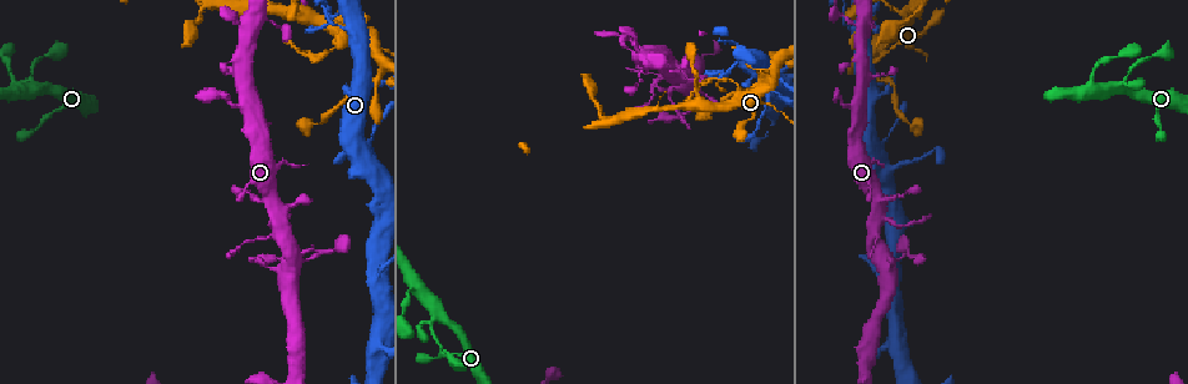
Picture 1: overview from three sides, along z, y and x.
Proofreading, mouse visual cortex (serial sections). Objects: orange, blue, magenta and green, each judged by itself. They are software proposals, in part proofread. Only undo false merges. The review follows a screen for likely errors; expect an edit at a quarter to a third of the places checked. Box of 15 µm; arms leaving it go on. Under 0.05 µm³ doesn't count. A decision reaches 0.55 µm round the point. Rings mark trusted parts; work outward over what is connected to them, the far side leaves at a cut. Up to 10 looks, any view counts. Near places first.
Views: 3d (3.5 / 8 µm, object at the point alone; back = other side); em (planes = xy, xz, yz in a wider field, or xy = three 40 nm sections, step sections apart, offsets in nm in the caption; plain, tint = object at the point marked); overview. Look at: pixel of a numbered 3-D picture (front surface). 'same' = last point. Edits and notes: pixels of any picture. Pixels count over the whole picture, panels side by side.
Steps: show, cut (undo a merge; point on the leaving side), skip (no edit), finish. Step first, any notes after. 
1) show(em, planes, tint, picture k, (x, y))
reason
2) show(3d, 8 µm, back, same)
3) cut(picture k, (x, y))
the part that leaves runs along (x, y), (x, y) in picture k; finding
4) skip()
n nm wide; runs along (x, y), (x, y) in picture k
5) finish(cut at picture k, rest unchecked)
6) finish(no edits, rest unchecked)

show(3d, 8 µm, picture 1, (330, 12))
a narrow waist

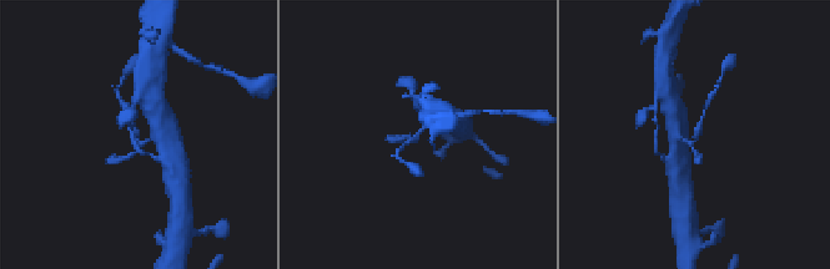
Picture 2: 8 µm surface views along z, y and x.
show(em, xy, step 3, tint, picture 2, (137, 133))

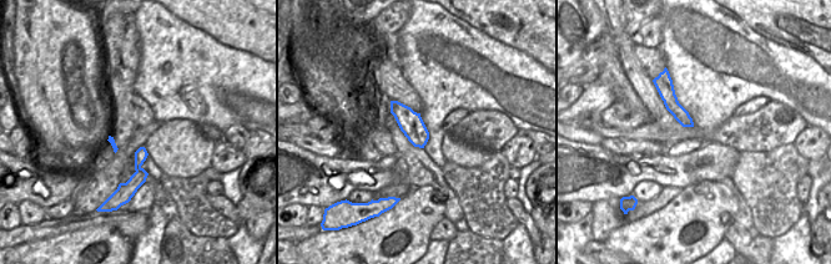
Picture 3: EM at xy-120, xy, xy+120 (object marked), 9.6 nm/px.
skip()
all the same cell

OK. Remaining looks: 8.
show(3d, 3.5 µm, back, picture 1, (378, 79))
calibre changes

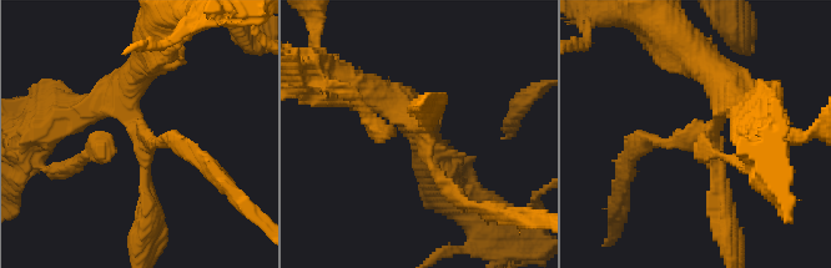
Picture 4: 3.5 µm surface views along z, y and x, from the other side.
show(em, xy, step 3, tint, picture 4, (418, 128))
3 arms; arms of 150, 200, 400 nm

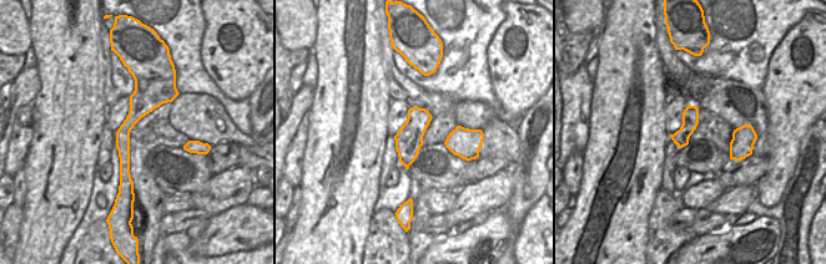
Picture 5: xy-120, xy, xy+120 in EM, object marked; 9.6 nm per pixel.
skip()
runs along (171, 95), (125, 128), (122, 183) in picture 5; one cell here

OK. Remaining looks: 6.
show(3d, 8 µm, picture 1, (714, 100))
narrows sharply

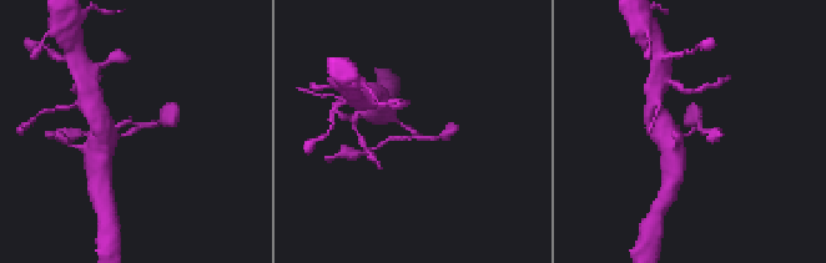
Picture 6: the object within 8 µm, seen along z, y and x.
show(3d, 3.5 µm, picture 6, (418, 133))

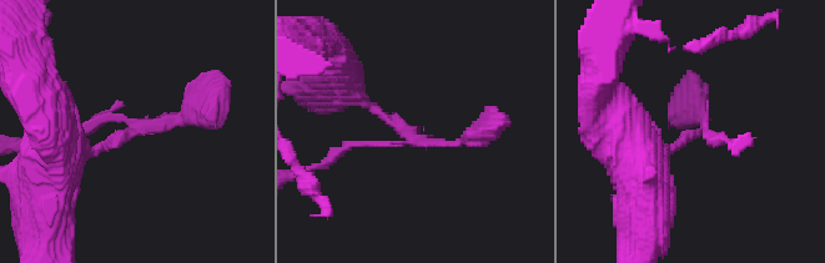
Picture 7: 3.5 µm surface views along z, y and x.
show(em, xy, step 2, tint, picture 7, (129, 133))
3 arms; arms of 100, 150, 250 nm; need the tissue

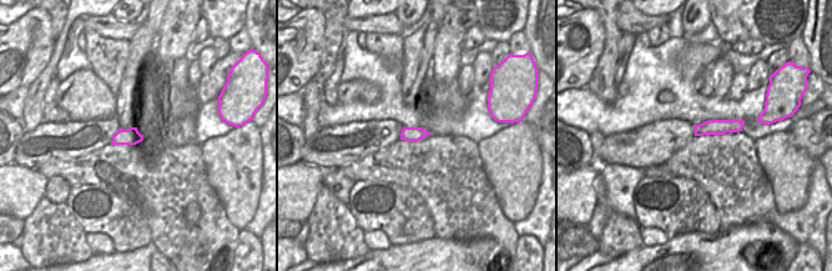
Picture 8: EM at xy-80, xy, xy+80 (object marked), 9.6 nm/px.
skip()
runs along (740, 123), (705, 128), (697, 133) in picture 8; all the same cell

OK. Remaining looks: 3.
show(3d, 3.5 µm, picture 1, (421, 324))

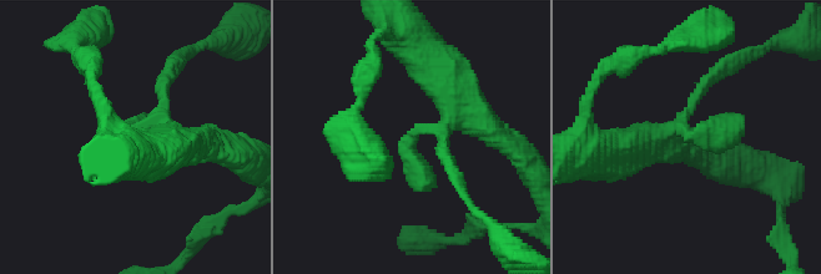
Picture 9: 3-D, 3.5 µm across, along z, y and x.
show(em, planes, tint, picture 9, (690, 136))
shape alone is not enough

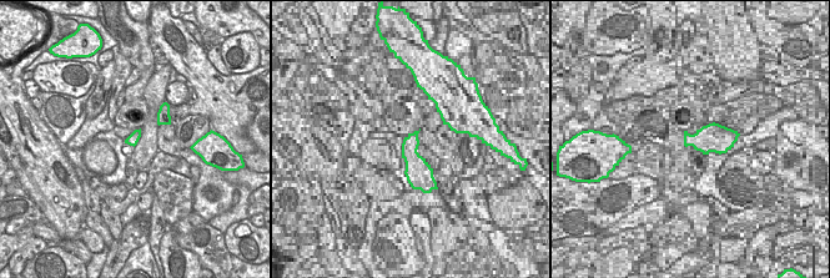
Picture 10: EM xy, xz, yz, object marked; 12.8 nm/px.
show(em, xy, step 2, tint, same)
cut it another way

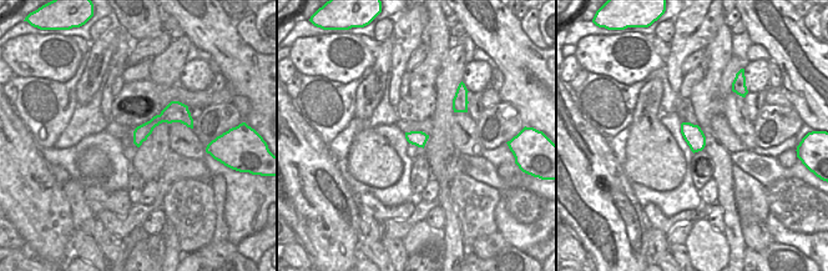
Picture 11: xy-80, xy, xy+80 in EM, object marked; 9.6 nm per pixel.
skip()
runs along (187, 120), (162, 116), (136, 140) in picture 11; one cell here

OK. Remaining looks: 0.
finish(no edits, rest unchecked)

